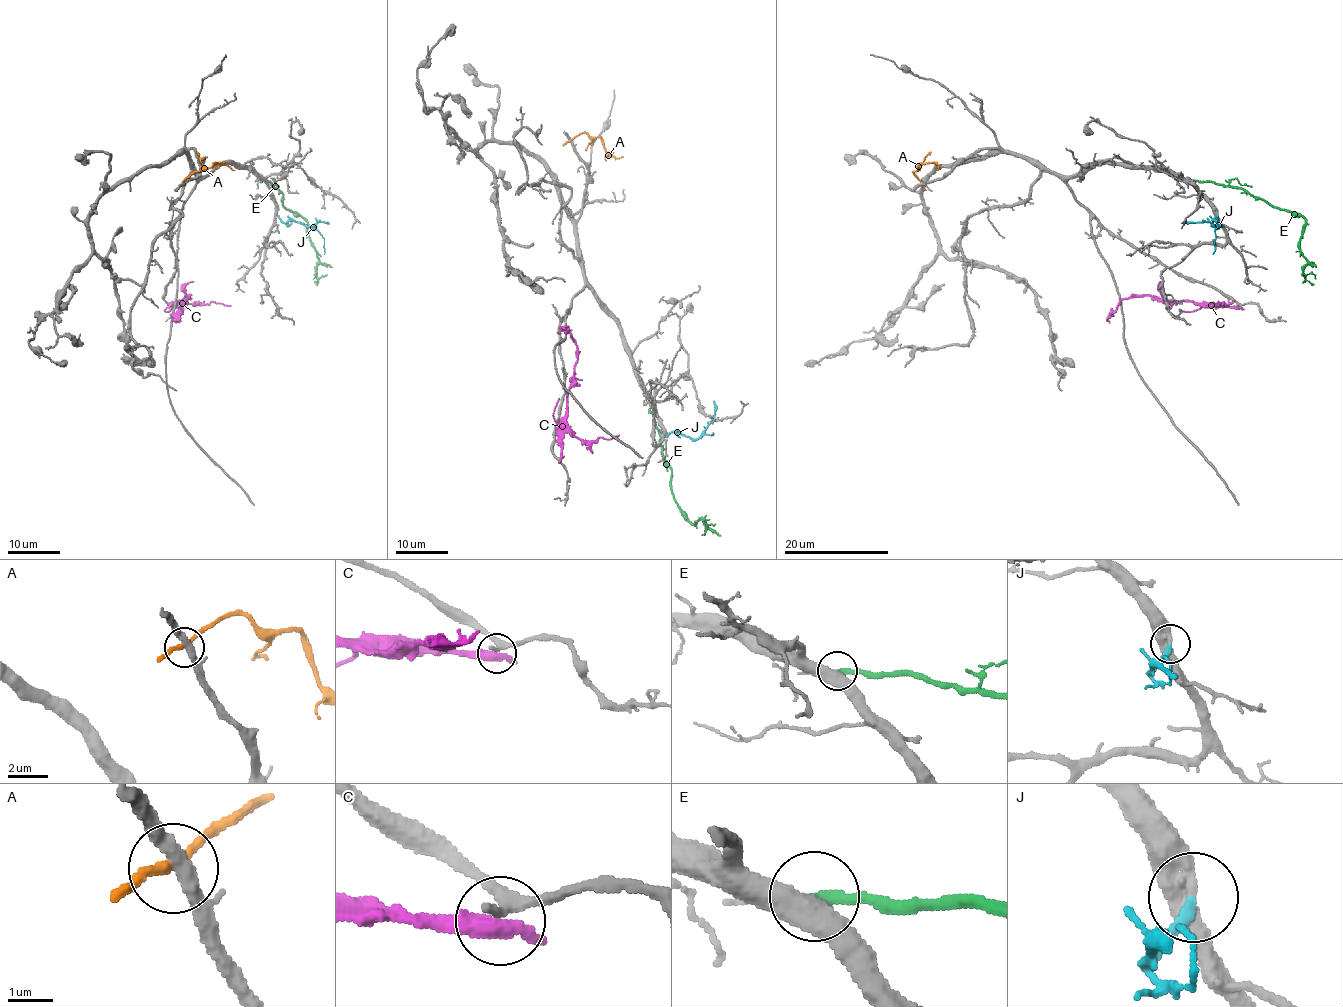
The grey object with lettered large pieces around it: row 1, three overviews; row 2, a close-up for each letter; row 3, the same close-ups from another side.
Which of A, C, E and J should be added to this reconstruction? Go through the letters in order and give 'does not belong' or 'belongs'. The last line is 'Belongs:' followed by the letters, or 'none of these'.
A: does not belong
C: does not belong
E: belongs
J: belongs
Belongs: E, J

